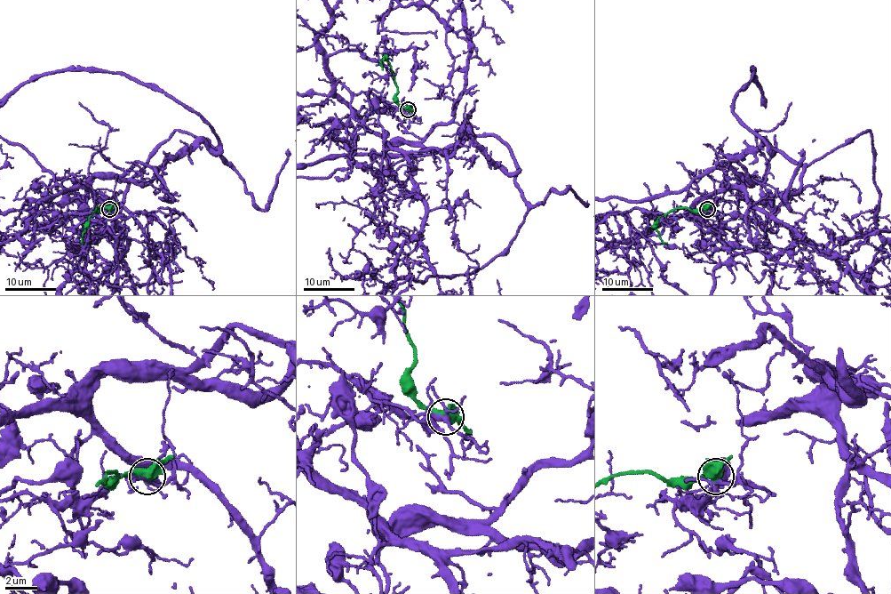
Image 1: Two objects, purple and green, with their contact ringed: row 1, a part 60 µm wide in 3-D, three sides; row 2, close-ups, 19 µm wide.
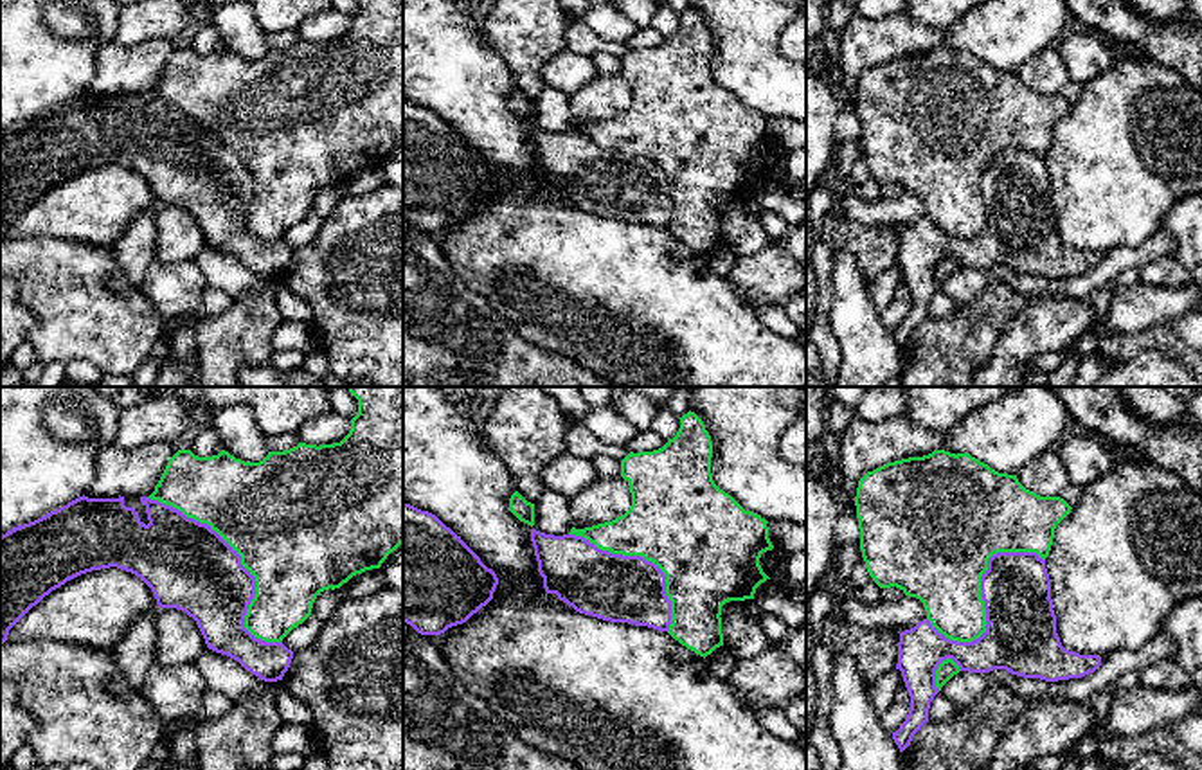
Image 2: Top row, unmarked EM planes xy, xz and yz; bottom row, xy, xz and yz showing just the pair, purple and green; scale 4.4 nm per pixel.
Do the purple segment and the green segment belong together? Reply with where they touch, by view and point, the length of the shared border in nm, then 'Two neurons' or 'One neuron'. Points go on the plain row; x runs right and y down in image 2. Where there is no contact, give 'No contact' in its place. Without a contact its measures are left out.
Touches purple at xy (240, 161). Shared border 900 nm. Two neurons

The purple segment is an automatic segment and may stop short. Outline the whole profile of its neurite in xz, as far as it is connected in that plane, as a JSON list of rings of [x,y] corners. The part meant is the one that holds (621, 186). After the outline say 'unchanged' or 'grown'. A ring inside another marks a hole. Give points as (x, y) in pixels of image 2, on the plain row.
[[[531,126],[531,139],[547,191],[603,218],[669,227],[666,173],[655,160],[601,148],[576,131]]]; unchanged

